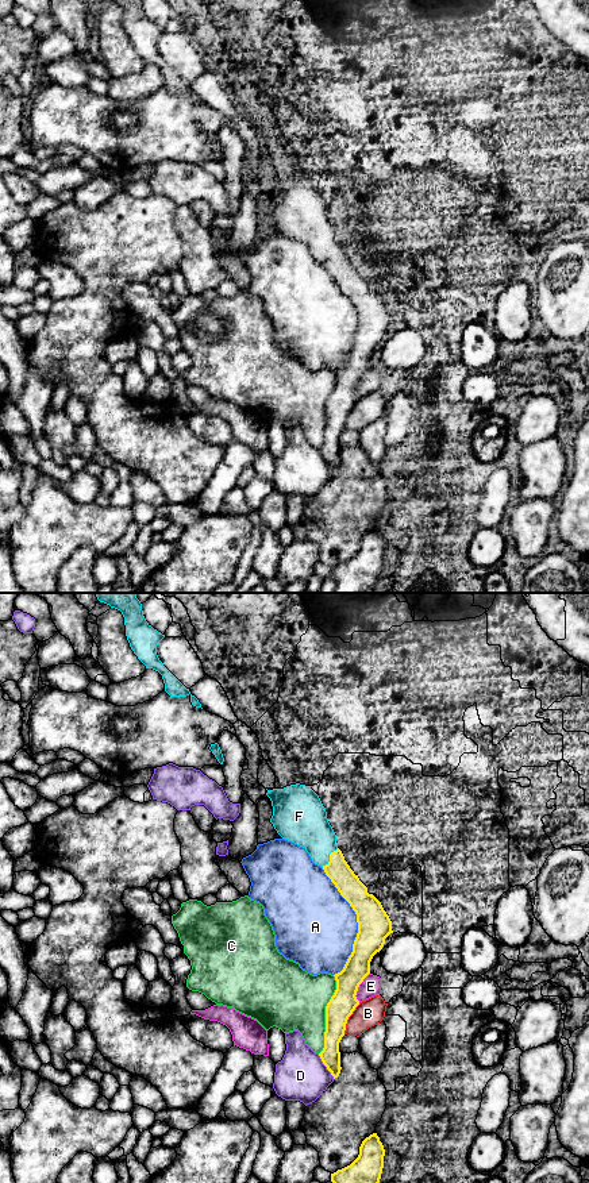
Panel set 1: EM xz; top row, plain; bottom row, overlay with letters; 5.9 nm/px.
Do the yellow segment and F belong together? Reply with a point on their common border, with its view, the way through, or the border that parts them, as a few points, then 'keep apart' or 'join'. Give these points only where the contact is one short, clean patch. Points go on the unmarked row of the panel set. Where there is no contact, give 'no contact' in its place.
xz (330, 251) | across xz (351, 284), (330, 251), (305, 219) | join

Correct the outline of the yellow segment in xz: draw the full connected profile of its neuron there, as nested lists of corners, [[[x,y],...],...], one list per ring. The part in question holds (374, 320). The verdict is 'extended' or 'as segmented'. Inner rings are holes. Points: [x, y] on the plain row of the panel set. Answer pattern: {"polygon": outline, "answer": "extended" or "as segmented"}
{"polygon": [[[296,178],[267,185],[266,190],[272,196],[270,217],[277,228],[309,248],[312,257],[324,265],[357,309],[358,328],[343,365],[334,370],[336,385],[326,401],[324,443],[319,448],[335,474],[342,465],[339,438],[349,412],[359,400],[355,392],[358,382],[370,369],[373,351],[393,328],[392,316],[381,297],[367,288],[367,282],[344,255],[326,203],[311,181]]], "answer": "extended"}

